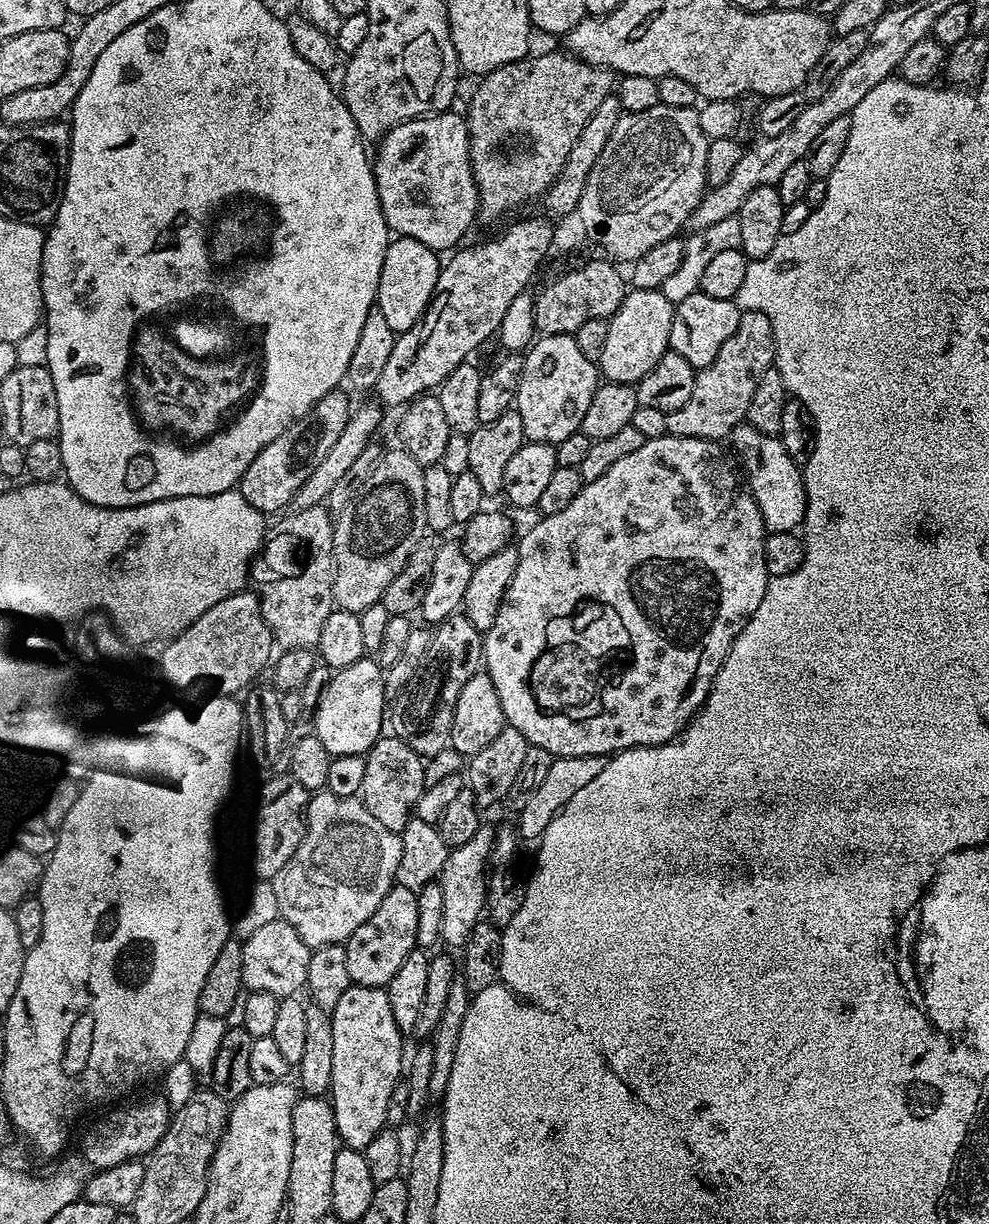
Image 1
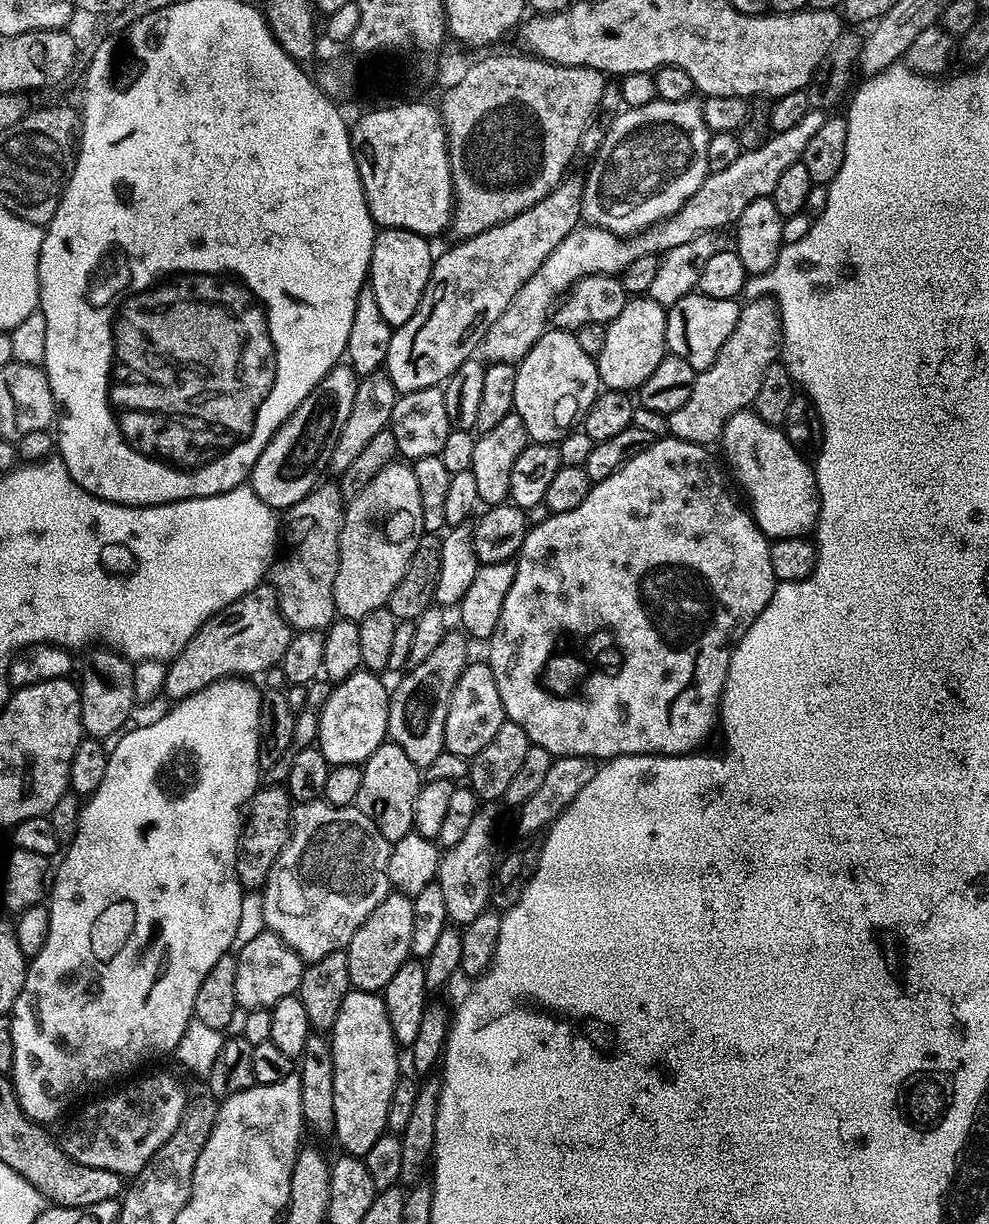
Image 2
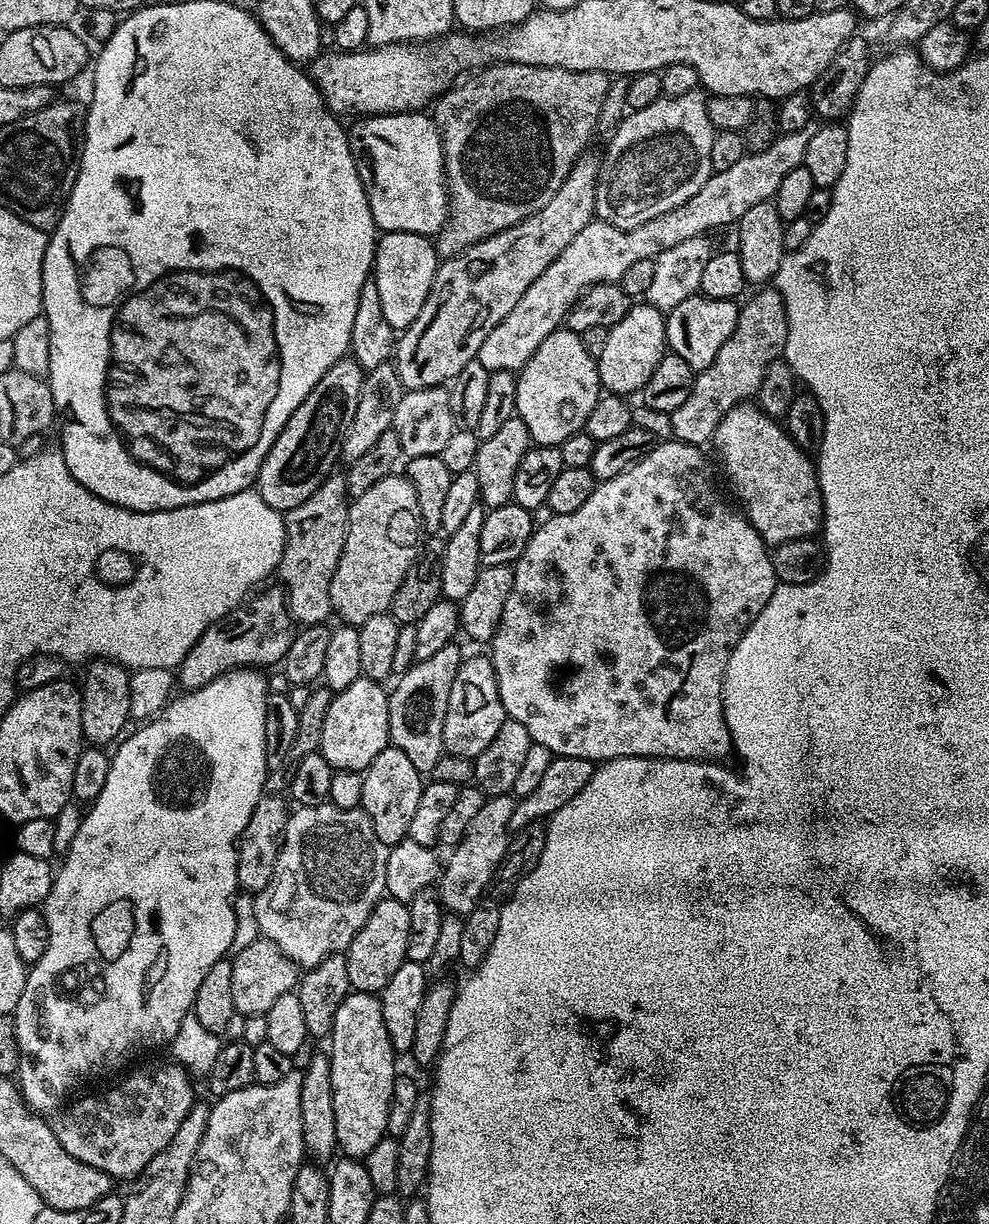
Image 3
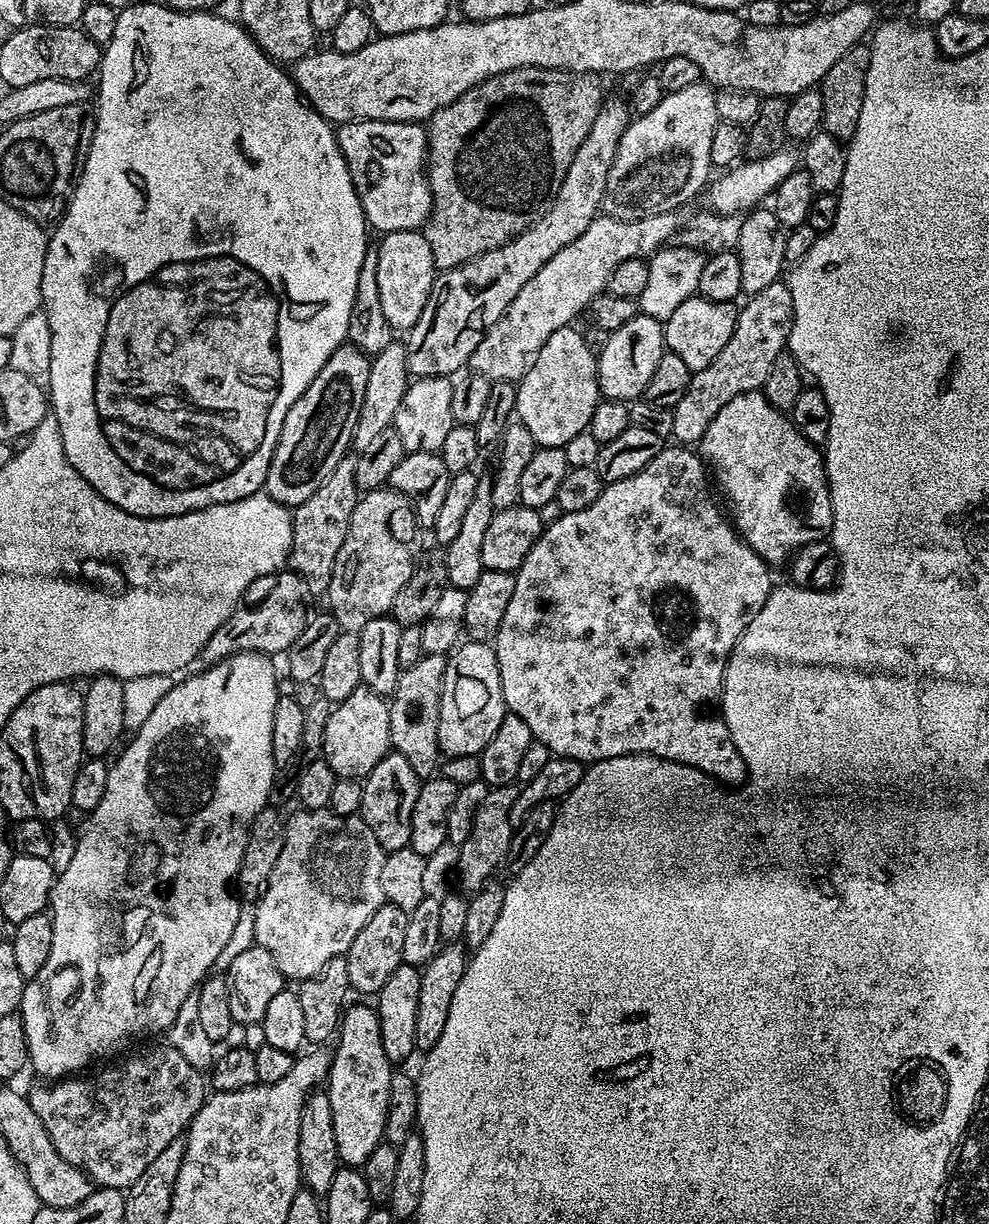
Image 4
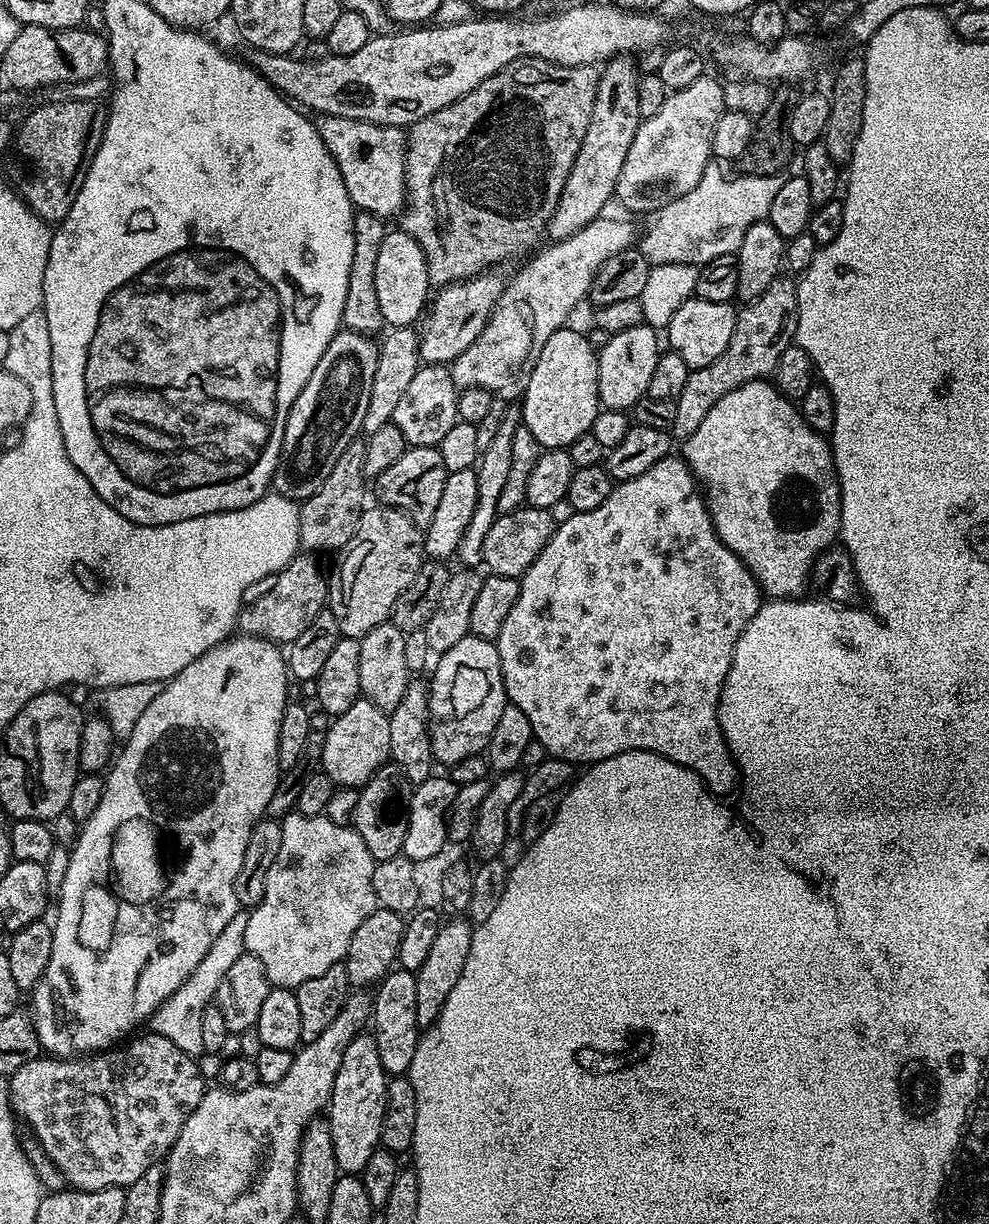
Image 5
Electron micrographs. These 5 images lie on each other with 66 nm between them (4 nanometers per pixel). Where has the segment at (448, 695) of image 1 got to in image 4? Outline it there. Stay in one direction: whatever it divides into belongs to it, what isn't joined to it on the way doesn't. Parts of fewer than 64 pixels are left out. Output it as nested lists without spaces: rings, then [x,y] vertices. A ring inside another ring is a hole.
[[[421,656],[414,666],[401,671],[388,705],[392,748],[402,754],[402,758],[410,762],[414,774],[422,778],[431,777],[442,760],[438,746],[438,710],[447,665],[448,656]]]

